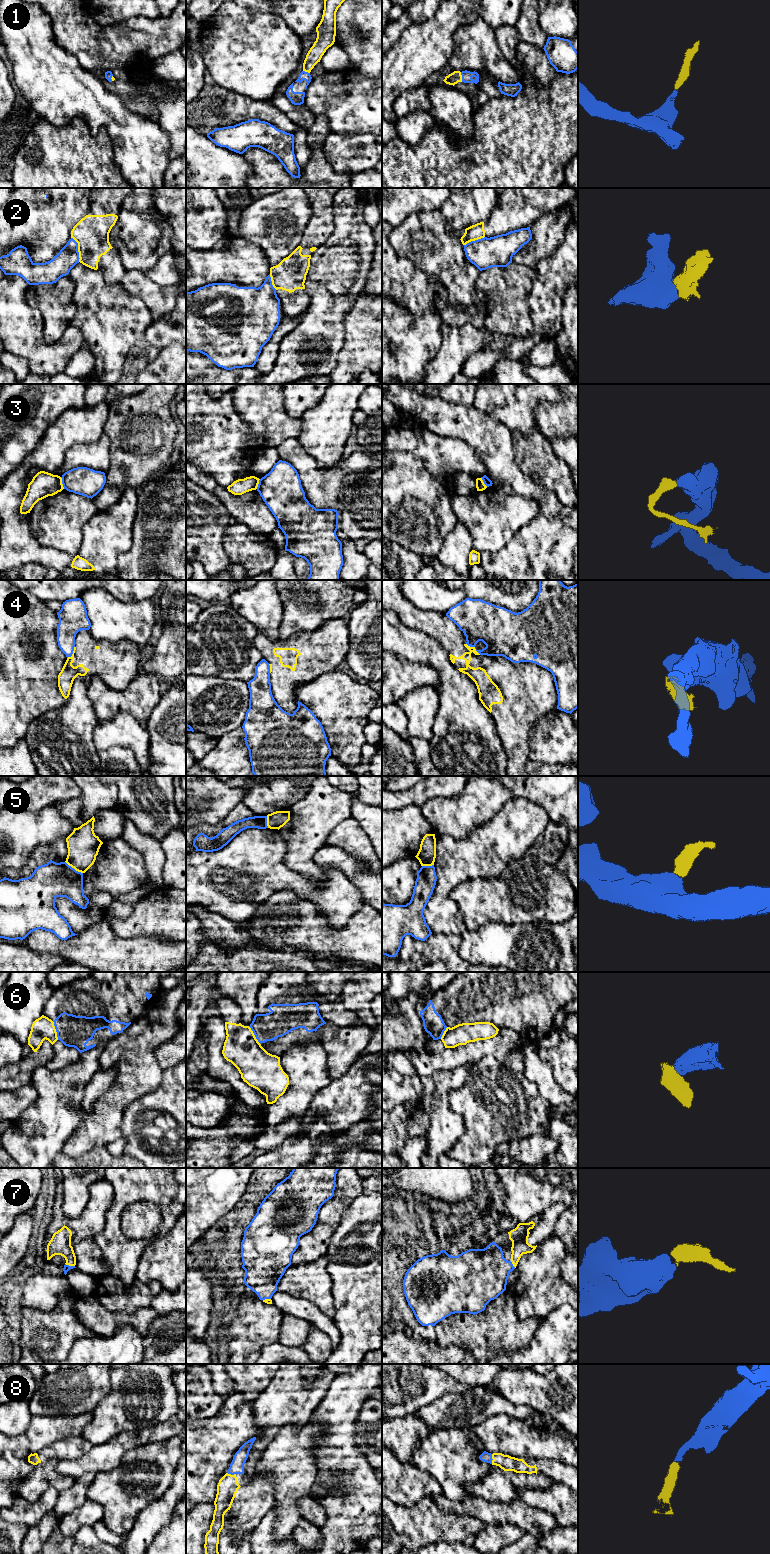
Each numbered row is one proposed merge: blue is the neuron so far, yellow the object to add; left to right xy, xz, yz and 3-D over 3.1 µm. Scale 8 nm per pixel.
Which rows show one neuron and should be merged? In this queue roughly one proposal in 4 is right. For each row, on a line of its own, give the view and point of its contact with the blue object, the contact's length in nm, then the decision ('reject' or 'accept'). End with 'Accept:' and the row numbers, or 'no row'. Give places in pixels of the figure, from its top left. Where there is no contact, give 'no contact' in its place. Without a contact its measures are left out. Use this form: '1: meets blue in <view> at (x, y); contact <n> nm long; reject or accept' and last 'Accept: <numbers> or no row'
1: meets blue in yz at (462, 77); contact 80 nm long; accept
2: meets blue in xy at (77, 249); contact 220 nm long; reject
3: meets blue in xy at (62, 483); contact 100 nm long; reject
4: meets blue in yz at (473, 646); contact 150 nm long; reject
5: meets blue in xy at (73, 868); contact 170 nm long; reject
6: meets blue in xy at (56, 1030); contact 160 nm long; reject
7: meets blue in xy at (70, 1266); contact 80 nm long; accept
8: meets blue in yz at (492, 1459); contact 80 nm long; accept
Accept: 1, 7, 8

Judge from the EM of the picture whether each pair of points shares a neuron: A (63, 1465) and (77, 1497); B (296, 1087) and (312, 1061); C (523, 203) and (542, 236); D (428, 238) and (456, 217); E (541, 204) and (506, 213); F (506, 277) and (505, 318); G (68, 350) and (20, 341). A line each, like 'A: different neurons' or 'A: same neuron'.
A: different neurons
B: same neuron
C: different neurons
D: different neurons
E: same neuron
F: same neuron
G: same neuron

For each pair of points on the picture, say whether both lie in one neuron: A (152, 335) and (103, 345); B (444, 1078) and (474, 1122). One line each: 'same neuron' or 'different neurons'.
A: different neurons
B: different neurons

